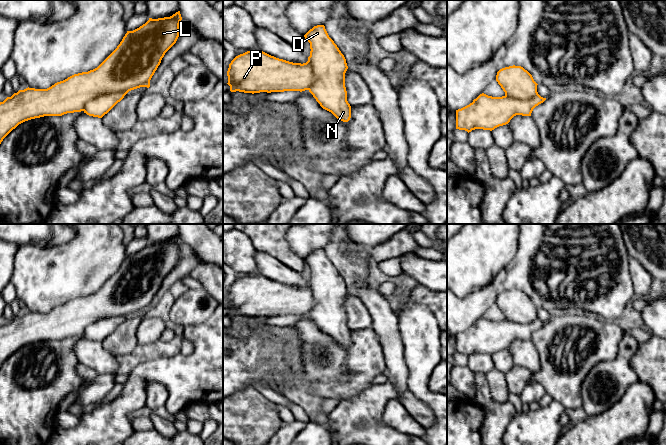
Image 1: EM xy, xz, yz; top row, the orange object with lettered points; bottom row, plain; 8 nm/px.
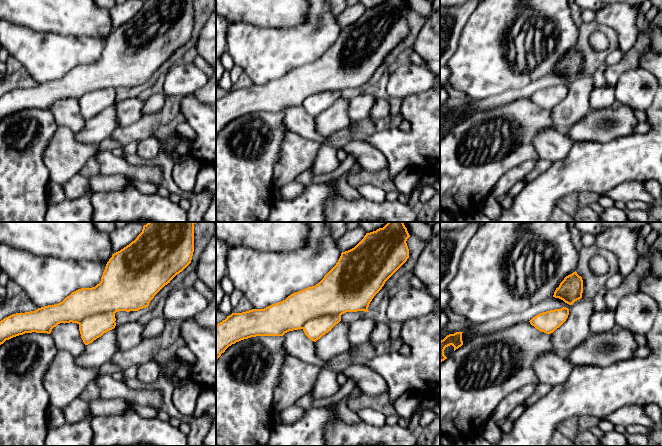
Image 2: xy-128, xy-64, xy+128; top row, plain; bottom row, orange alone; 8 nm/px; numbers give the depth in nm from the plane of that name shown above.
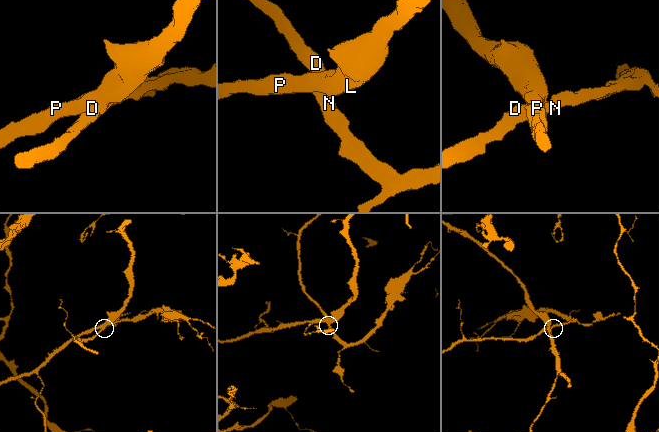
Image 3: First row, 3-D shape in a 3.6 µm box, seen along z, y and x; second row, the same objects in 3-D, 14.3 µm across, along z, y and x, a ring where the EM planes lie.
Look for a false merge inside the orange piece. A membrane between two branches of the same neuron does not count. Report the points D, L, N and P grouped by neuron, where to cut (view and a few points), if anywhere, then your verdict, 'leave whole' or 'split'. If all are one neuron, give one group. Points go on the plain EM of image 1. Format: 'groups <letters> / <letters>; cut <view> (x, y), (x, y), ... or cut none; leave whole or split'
groups D N / L P; cut xy (126, 317), (108, 316), (97, 319), (86, 327), (83, 334); split

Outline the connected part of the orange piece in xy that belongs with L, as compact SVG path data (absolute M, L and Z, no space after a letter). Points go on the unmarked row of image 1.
M180 235L170 241L152 243L133 255L127 255L117 272L95 293L74 298L47 313L26 312L0 326L0 368L19 348L44 340L62 340L84 335L87 326L103 318L150 311L150 304L165 277L179 261Z

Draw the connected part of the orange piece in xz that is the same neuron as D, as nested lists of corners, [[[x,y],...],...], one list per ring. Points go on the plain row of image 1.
[[[324,249],[314,250],[304,261],[310,267],[308,284],[314,297],[309,316],[323,333],[337,343],[348,346],[351,330],[347,325],[345,311],[348,290],[344,279],[329,261]]]

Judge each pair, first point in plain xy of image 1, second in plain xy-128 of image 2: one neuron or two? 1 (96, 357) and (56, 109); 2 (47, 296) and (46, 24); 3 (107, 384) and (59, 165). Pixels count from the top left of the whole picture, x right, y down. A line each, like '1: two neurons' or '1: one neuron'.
1: one neuron
2: two neurons
3: two neurons

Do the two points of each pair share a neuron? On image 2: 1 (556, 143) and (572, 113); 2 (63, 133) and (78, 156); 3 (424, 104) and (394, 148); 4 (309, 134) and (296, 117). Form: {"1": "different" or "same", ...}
{"1": "different", "2": "same", "3": "same", "4": "same"}

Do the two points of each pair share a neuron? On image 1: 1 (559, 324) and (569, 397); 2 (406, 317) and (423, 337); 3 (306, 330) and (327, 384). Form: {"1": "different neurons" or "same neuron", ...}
{"1": "same neuron", "2": "same neuron", "3": "same neuron"}

